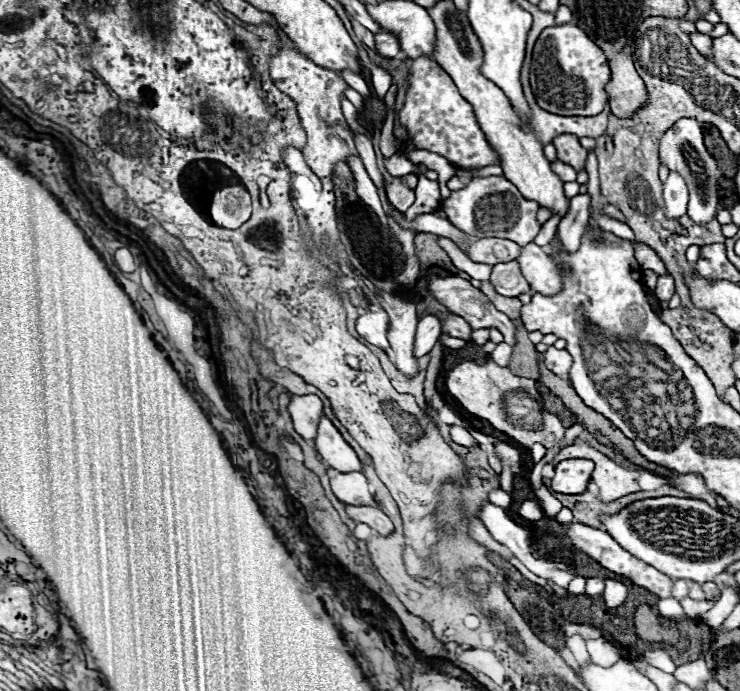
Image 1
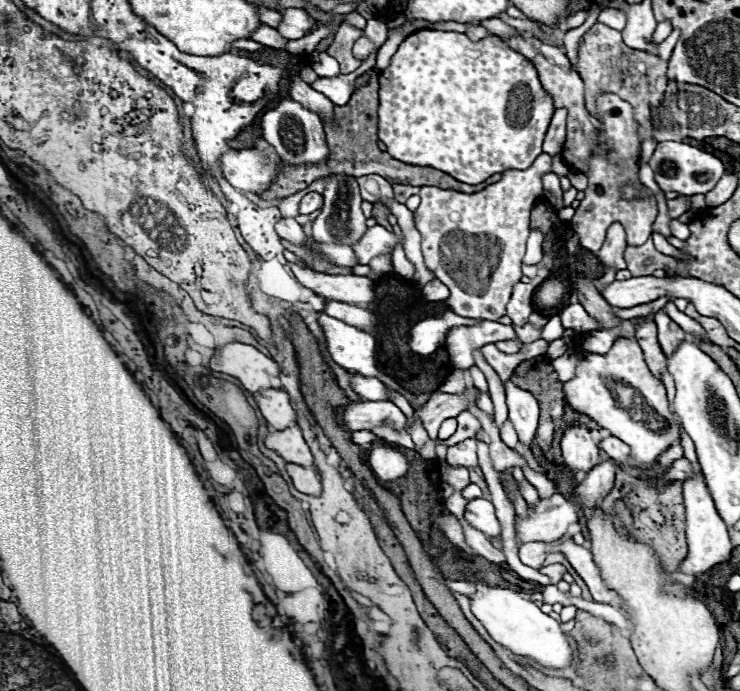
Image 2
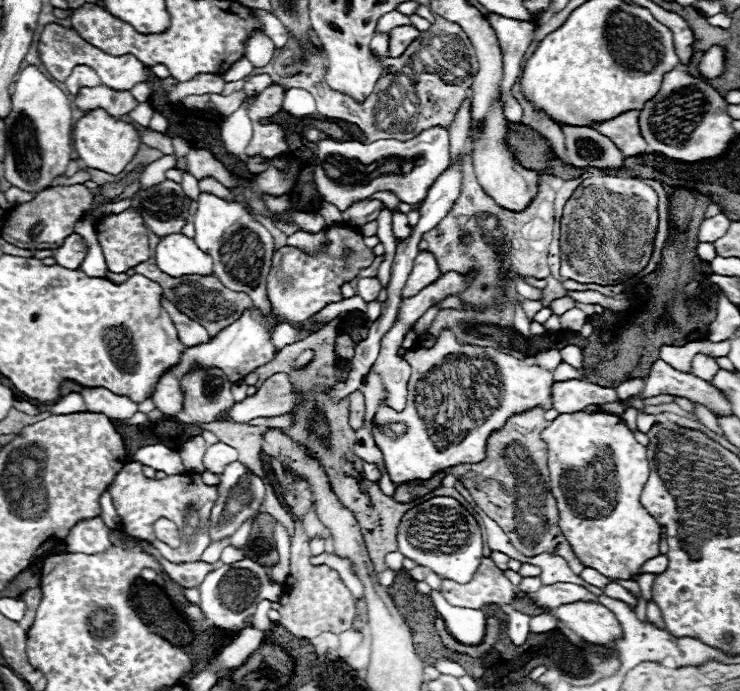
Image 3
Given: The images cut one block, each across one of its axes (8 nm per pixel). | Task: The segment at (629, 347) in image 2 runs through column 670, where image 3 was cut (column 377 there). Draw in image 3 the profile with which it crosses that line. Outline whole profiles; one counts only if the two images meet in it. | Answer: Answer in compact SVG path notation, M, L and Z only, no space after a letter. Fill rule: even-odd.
M444 330L436 344L426 350L424 346L416 344L414 348L406 350L404 360L412 366L412 376L408 380L408 400L402 412L394 412L388 406L380 406L372 424L372 438L376 446L384 454L384 468L390 474L396 486L412 482L412 480L430 480L436 472L442 472L456 464L476 464L482 462L486 456L486 438L496 428L502 428L504 422L524 408L542 406L546 410L552 408L552 386L554 378L552 372L528 364L528 360L520 352L498 352L494 348L480 348L480 346L460 346L450 330ZM402 422L406 432L396 436L390 430L390 424Z

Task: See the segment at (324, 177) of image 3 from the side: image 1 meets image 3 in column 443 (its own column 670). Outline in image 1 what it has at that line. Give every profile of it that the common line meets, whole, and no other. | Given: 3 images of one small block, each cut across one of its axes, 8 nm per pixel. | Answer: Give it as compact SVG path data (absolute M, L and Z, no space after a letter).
M680 118L672 128L668 128L660 140L660 160L670 172L678 172L688 186L688 216L696 224L708 224L718 206L718 164L716 158L706 150L702 140L702 126L696 118Z

